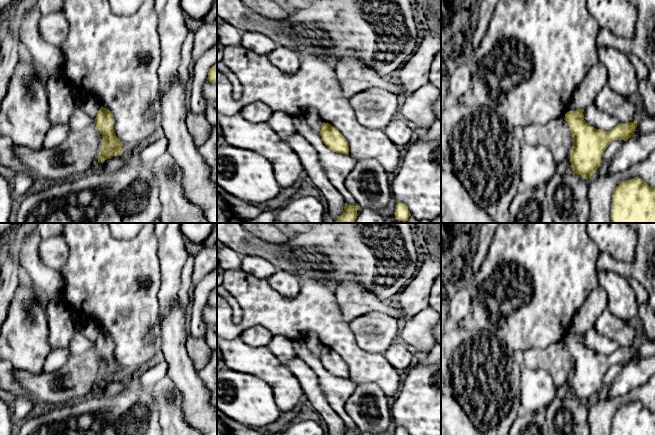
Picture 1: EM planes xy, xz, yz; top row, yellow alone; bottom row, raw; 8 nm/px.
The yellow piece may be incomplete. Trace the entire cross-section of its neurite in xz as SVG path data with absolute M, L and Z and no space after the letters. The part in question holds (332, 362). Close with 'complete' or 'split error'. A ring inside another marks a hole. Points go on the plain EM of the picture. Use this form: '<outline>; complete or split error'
M322 347L320 358L323 367L336 377L349 379L349 370L341 356L329 347Z; complete

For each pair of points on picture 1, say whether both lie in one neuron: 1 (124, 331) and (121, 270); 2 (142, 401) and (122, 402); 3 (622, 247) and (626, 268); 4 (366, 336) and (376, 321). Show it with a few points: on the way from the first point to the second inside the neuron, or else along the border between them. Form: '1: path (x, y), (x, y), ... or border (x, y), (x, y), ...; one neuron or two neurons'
1: path (124, 316), (121, 285); one neuron
2: path (137, 402), (127, 402); one neuron
3: border (636, 241), (631, 262), (618, 261), (603, 253); two neurons
4: path (370, 332), (376, 325); one neuron

